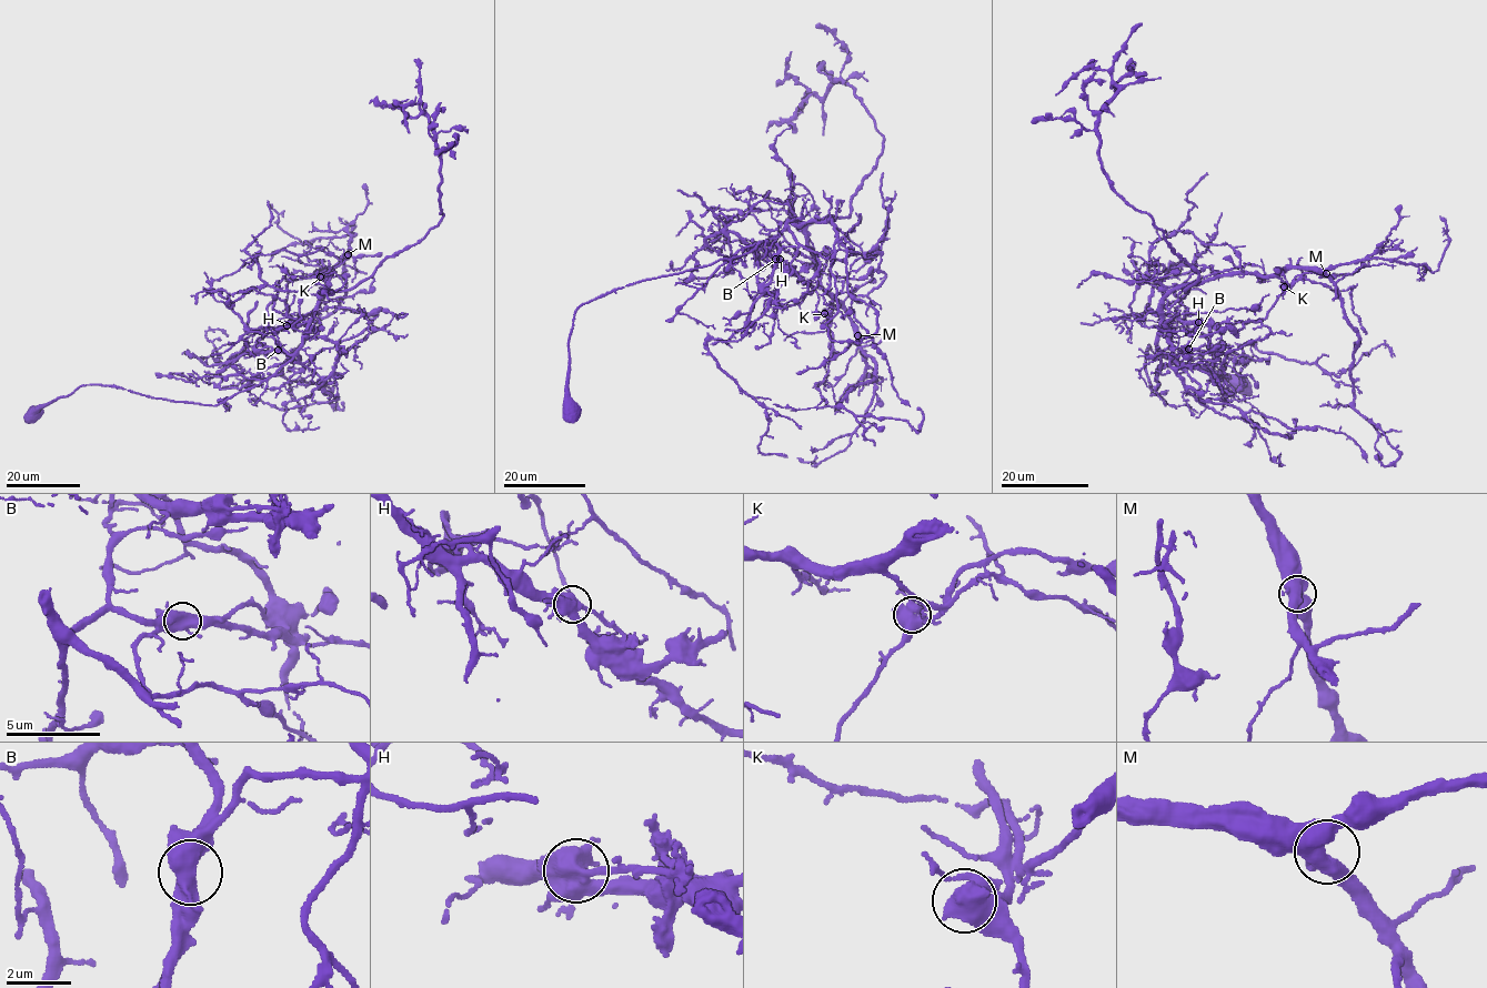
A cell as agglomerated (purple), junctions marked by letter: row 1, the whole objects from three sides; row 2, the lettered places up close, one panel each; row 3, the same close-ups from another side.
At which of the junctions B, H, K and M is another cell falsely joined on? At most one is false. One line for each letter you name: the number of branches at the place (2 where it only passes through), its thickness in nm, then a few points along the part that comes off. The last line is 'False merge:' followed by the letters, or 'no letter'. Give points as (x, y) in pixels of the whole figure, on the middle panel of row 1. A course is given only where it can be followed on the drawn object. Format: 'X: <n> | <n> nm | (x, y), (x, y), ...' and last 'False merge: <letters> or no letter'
B: 4 | 550 nm | (775, 259), (759, 284), (736, 235), (702, 248), (747, 209), (783, 209), (812, 243), (815, 276)
False merge: B

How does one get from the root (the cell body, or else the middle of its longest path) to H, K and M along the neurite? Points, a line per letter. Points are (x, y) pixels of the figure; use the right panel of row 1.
H: (1243, 383), (1157, 355), (1148, 344), (1151, 395), (1172, 319), (1198, 322)
K: (1243, 383), (1157, 355), (1148, 344), (1152, 396), (1172, 319), (1262, 320), (1284, 286)
M: (1243, 383), (1157, 355), (1148, 344), (1151, 395), (1159, 386), (1163, 298), (1235, 272), (1326, 273)

